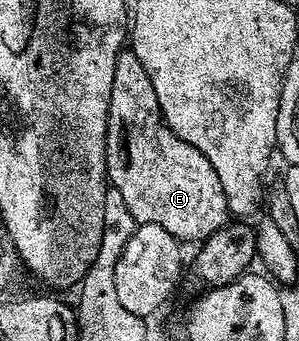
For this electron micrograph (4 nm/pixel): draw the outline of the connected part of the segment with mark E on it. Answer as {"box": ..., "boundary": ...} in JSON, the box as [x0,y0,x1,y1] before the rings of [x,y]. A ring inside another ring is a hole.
{"box":[106,52,228,243],"boundary":[[[132,52],[119,53],[118,63],[114,69],[114,79],[110,87],[110,111],[106,117],[106,176],[109,185],[113,189],[120,192],[120,196],[124,196],[124,204],[128,204],[128,212],[133,216],[135,223],[138,224],[160,224],[160,228],[164,228],[168,232],[172,232],[172,236],[177,238],[179,243],[194,242],[201,243],[208,236],[212,236],[220,227],[227,225],[228,207],[226,204],[226,193],[220,184],[220,176],[216,176],[216,168],[212,168],[210,161],[196,148],[192,148],[184,140],[180,140],[170,131],[166,125],[160,104],[156,100],[156,88],[152,88],[152,80],[148,76],[148,72],[144,72],[144,68],[140,64],[140,60]]]}

